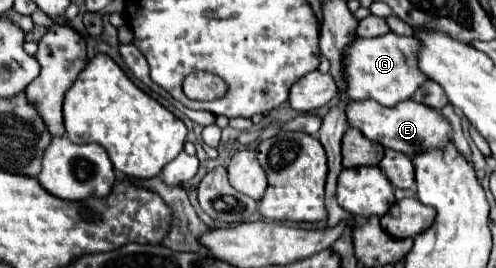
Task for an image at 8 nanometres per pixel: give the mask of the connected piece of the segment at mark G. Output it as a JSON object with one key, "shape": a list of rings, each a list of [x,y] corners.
{"shape":[[[390,31],[380,37],[354,35],[350,43],[352,45],[346,45],[346,53],[342,57],[346,95],[350,99],[374,99],[380,105],[396,105],[410,99],[410,95],[414,95],[426,81],[426,75],[418,69],[418,41],[414,37],[402,37]]]}

